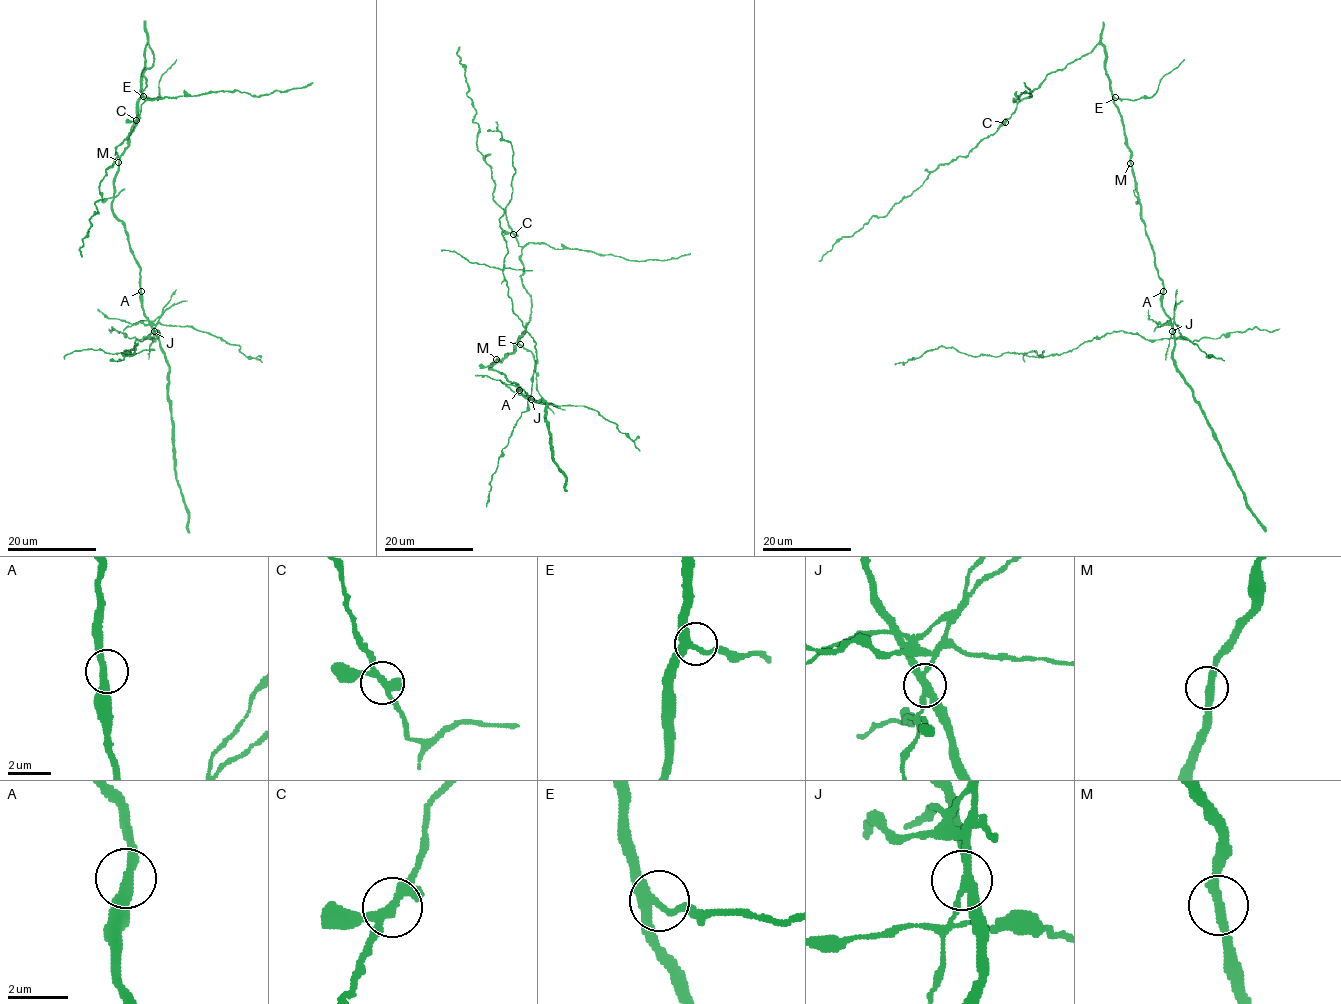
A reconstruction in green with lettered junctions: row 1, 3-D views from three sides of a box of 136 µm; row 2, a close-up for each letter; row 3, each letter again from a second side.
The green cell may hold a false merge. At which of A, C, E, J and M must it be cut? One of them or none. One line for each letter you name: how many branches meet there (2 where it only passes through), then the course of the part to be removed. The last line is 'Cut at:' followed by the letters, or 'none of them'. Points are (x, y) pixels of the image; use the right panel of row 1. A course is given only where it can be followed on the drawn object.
J: Branches: 4. Course of the part to remove: (1171, 331), (1169, 338), (1147, 340), (1115, 331), (1045, 357), (971, 356), (941, 347), (904, 362)
Cut at: J

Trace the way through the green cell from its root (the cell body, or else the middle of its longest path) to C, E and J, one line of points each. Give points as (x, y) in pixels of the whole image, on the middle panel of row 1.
C: (497, 359), (513, 351), (530, 319), (531, 296), (522, 283), (521, 247), (513, 234)
E: (497, 359), (510, 354), (517, 343), (520, 344)
J: (497, 359), (489, 369), (517, 384), (517, 389), (531, 399)

